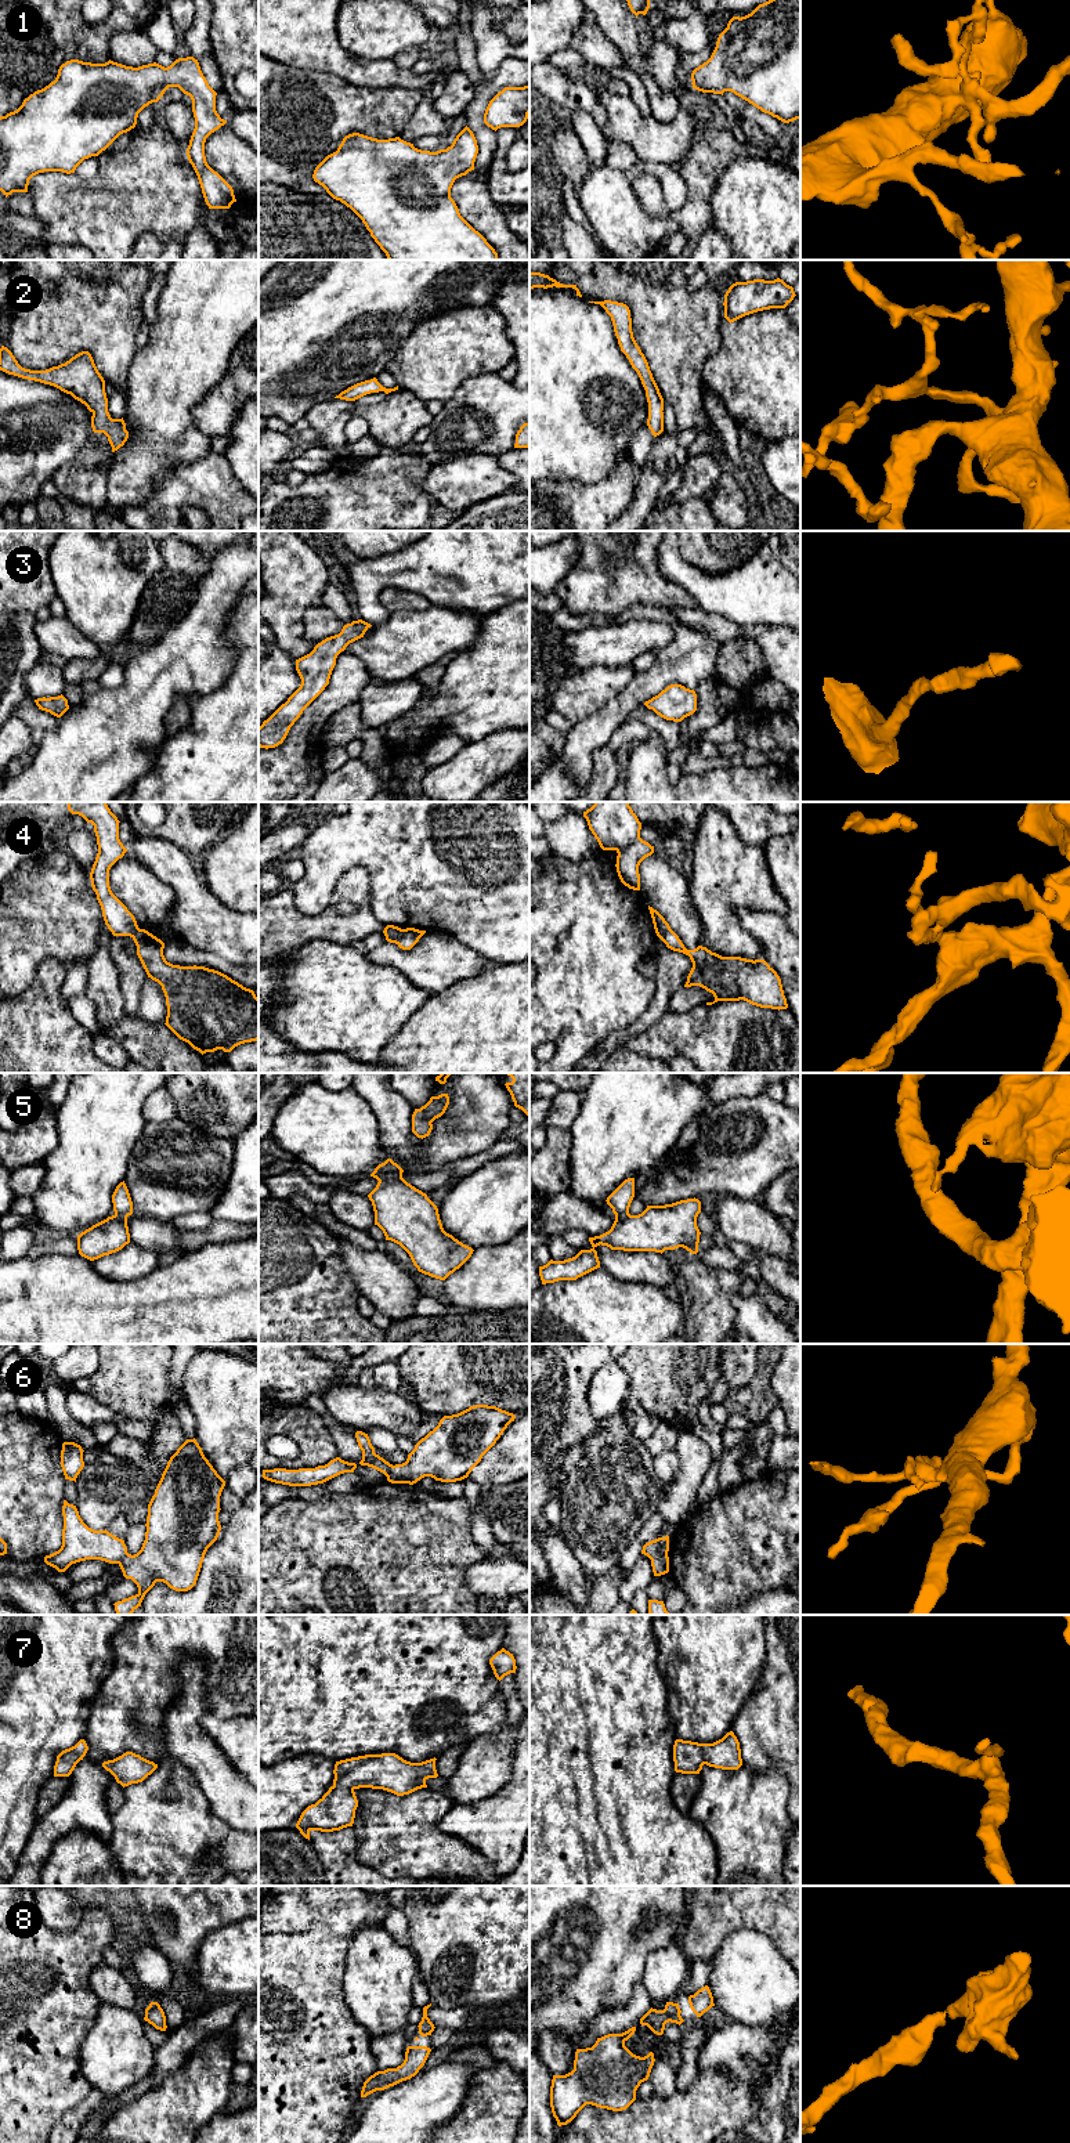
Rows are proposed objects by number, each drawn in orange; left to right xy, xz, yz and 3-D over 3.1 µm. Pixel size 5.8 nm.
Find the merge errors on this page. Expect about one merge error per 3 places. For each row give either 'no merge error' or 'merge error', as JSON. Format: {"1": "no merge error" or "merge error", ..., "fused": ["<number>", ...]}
{"1": "no merge error", "2": "no merge error", "3": "no merge error", "4": "merge error", "5": "merge error", "6": "merge error", "7": "no merge error", "8": "no merge error", "fused": ["4", "5", "6"]}

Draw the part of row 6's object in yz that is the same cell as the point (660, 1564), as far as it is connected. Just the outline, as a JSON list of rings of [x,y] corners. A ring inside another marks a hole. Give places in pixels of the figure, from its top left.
[[[659,1554],[651,1558],[651,1566],[654,1576],[661,1576],[669,1572],[669,1557],[668,1554]]]

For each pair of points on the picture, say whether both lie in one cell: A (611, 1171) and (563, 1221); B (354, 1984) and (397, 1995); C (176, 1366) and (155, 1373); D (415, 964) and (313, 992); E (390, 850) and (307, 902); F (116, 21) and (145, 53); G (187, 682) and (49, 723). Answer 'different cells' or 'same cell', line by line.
A: different cells
B: same cell
C: different cells
D: different cells
E: same cell
F: different cells
G: different cells

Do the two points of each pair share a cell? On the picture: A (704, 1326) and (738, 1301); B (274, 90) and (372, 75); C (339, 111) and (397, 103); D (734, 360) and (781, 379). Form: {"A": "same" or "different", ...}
{"A": "different", "B": "different", "C": "same", "D": "same"}

